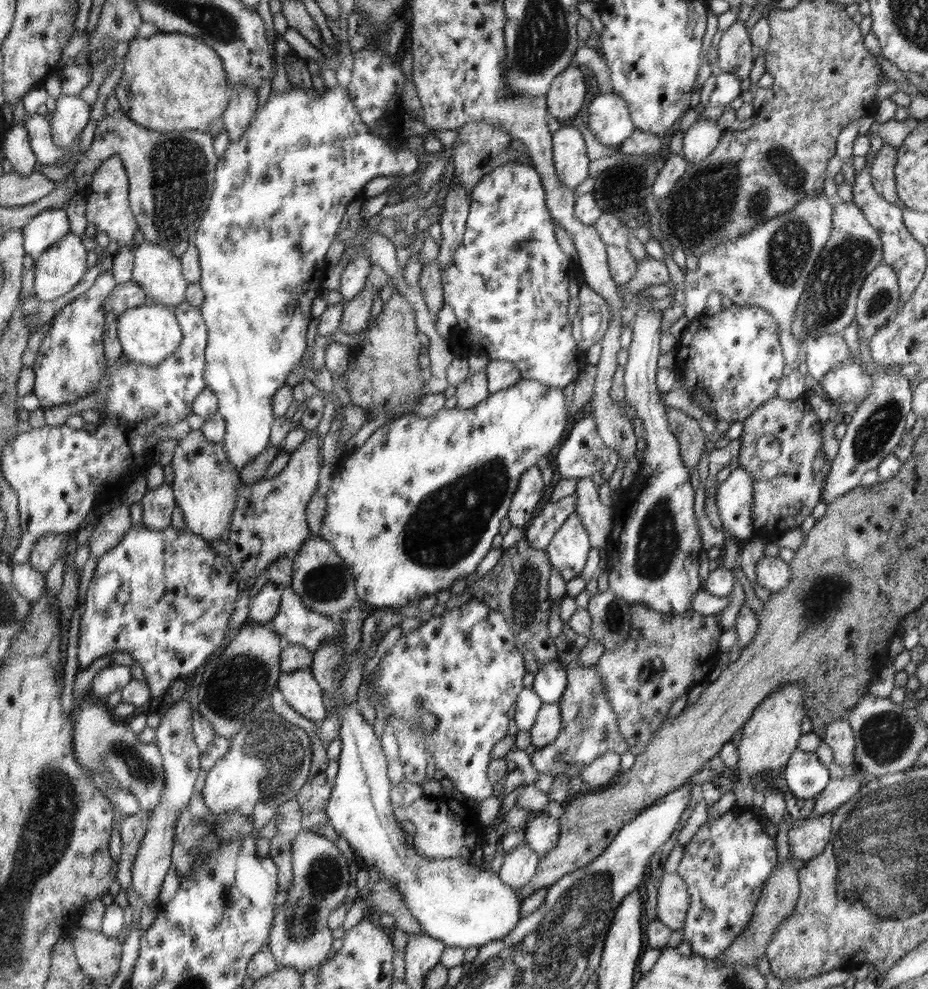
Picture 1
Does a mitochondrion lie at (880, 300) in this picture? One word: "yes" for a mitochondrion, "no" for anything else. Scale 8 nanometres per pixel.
yes

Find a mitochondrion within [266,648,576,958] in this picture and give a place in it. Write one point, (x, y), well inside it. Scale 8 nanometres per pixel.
(325, 875)

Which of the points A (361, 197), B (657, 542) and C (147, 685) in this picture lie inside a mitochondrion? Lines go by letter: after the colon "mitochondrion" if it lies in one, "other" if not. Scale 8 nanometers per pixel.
A: other
B: mitochondrion
C: other

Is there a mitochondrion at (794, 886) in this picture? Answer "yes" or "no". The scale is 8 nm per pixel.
no

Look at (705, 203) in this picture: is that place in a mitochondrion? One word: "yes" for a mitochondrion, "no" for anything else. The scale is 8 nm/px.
yes

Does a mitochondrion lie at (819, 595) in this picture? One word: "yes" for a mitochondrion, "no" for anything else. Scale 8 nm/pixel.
yes

